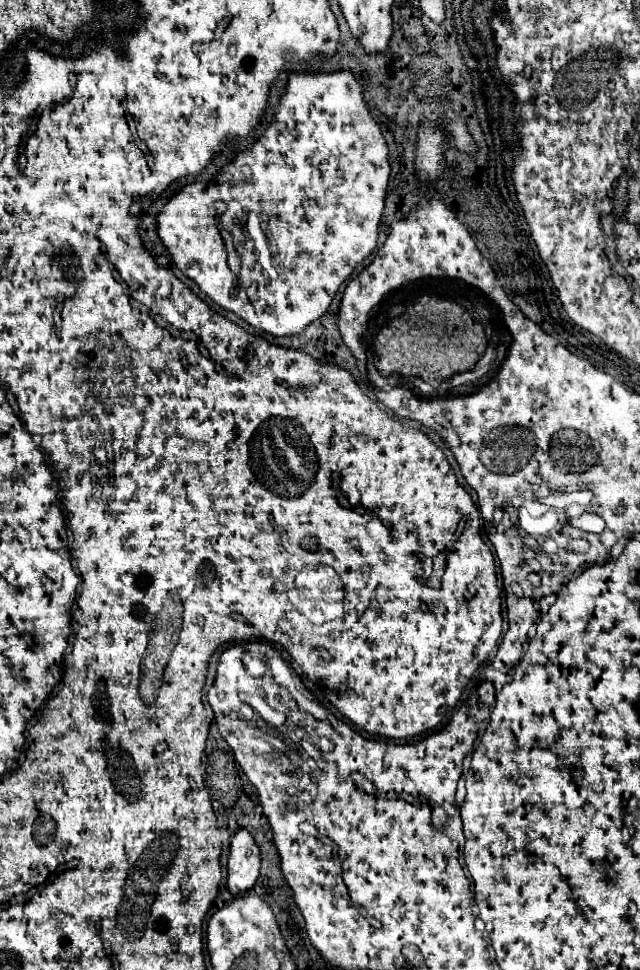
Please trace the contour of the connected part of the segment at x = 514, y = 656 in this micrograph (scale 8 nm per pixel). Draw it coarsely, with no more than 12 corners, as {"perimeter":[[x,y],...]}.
{"perimeter":[[498,648],[492,664],[512,668],[520,660],[520,648]]}

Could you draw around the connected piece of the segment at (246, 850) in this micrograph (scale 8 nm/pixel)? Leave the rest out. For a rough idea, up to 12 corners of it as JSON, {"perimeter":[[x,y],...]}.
{"perimeter":[[246,830],[230,844],[228,890],[252,890],[260,874],[260,850]]}

